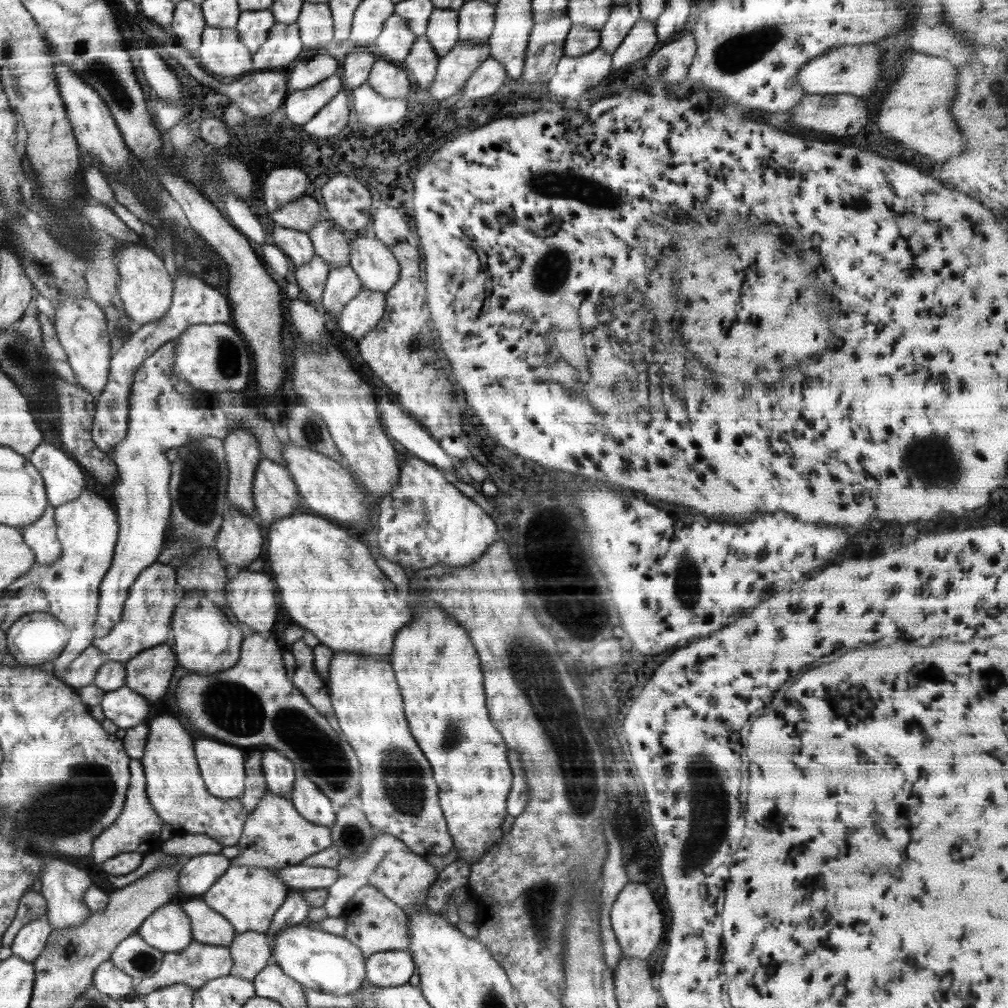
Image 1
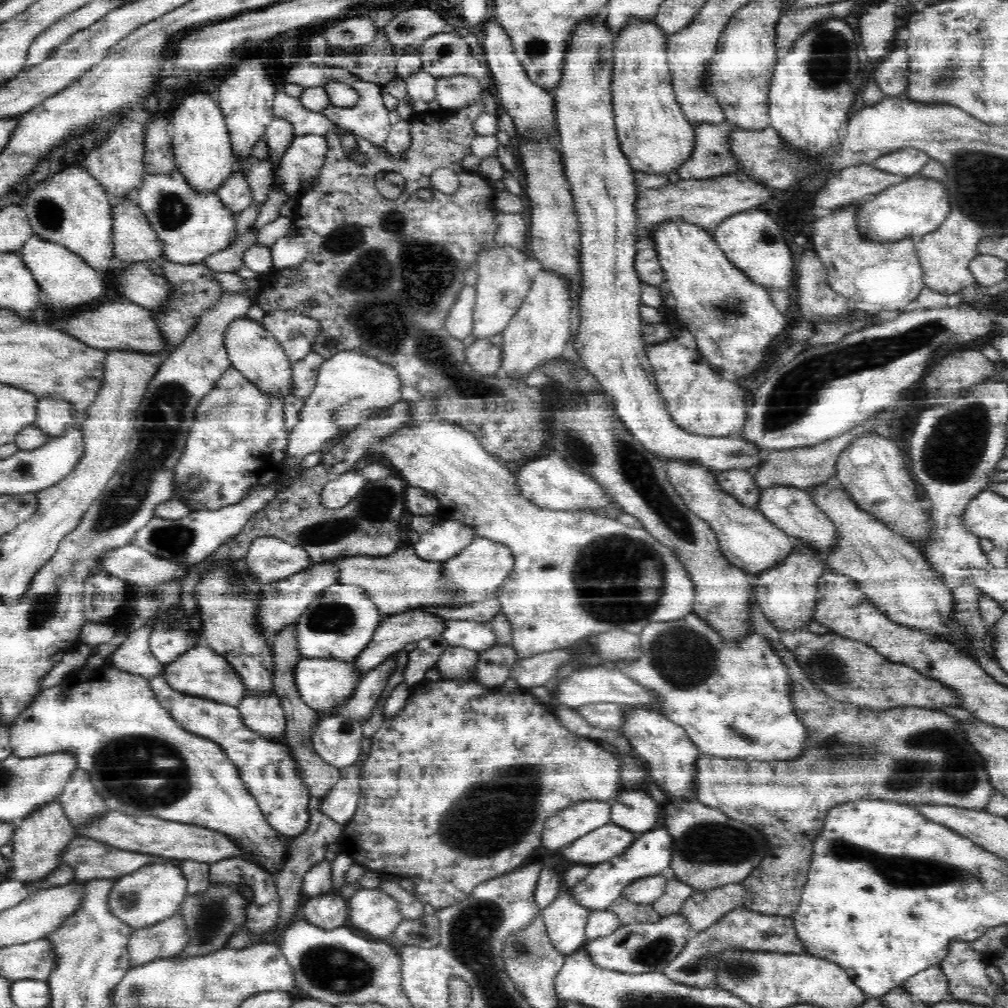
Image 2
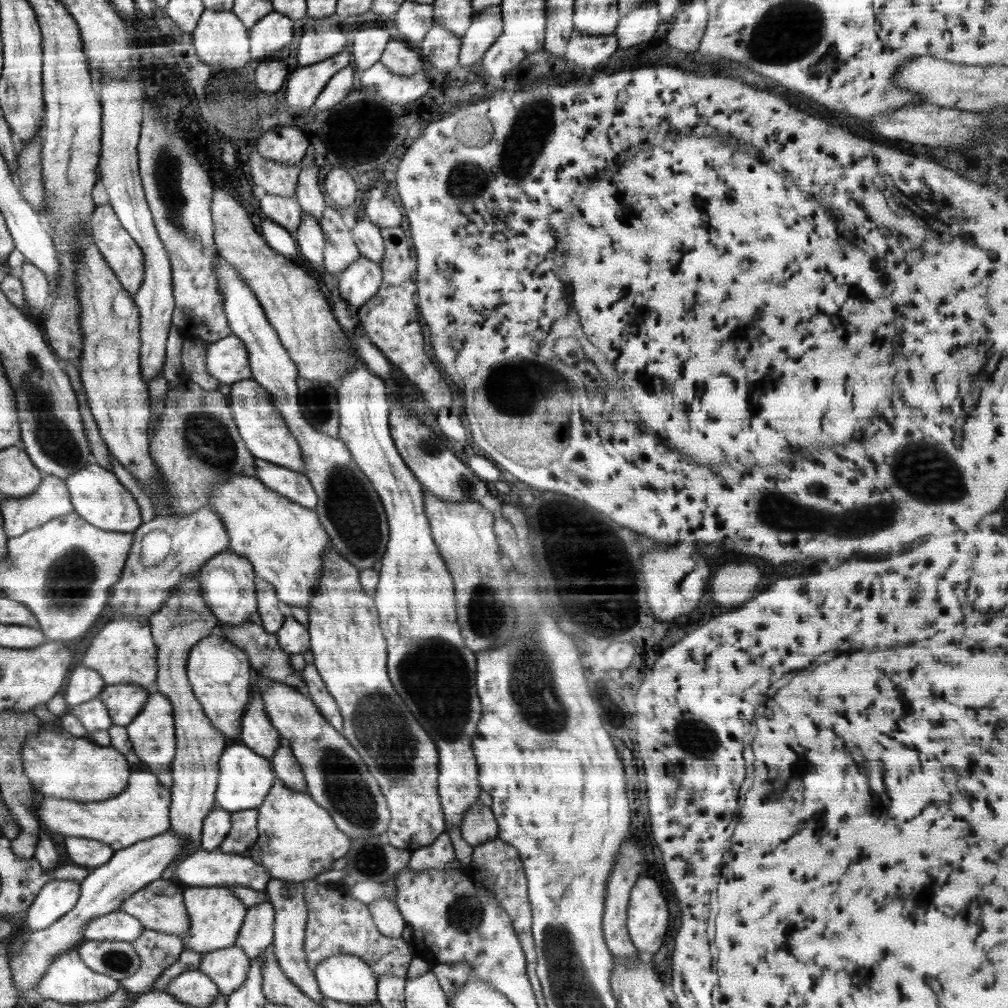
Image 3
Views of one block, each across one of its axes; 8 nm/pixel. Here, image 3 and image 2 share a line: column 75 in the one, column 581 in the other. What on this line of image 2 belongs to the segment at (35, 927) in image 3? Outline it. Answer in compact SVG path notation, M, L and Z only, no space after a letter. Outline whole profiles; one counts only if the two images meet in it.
M666 828L650 830L639 834L638 838L630 844L621 855L613 859L591 866L589 874L576 886L567 888L566 896L574 900L580 907L588 911L601 911L608 909L636 879L660 873L668 873L671 863L672 842L670 833Z

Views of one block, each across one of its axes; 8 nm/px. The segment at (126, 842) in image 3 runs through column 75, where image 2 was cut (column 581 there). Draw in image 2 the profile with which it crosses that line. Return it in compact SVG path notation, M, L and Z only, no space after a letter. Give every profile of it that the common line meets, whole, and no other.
M584 800L563 808L546 820L541 842L550 848L566 847L567 842L586 836L603 825L611 823L611 802Z

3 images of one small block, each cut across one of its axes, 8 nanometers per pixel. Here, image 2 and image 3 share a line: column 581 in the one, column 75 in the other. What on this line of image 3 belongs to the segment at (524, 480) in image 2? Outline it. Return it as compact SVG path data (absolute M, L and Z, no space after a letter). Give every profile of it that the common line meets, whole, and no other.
M97 462L86 465L64 481L72 497L73 510L96 528L132 532L142 524L140 510L132 494L118 482L118 478L112 474L112 471L108 472L108 469L102 468L102 465Z

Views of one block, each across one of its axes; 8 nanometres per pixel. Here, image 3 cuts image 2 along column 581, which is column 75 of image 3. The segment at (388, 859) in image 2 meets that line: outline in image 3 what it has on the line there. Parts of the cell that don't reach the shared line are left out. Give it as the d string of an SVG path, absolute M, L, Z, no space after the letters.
M42 724L38 731L28 733L26 740L22 743L21 753L26 777L30 780L34 790L42 793L45 797L74 800L82 803L101 803L118 796L127 788L129 775L132 771L132 767L125 760L124 754L118 752L117 749L110 745L94 746L94 742L88 742L88 738L74 738L63 728L56 729L52 725Z

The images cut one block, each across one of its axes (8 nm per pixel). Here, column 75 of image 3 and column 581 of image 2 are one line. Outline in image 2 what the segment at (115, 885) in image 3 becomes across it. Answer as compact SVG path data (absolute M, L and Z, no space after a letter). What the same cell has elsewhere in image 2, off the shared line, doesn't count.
M565 887L548 907L541 910L547 935L555 950L563 955L572 955L580 951L588 942L586 938L586 922L590 911L580 907L568 896Z

